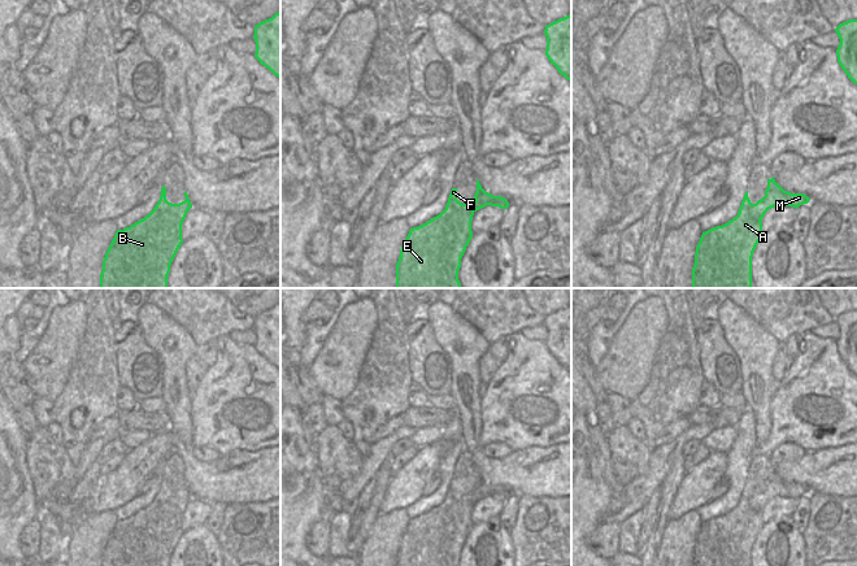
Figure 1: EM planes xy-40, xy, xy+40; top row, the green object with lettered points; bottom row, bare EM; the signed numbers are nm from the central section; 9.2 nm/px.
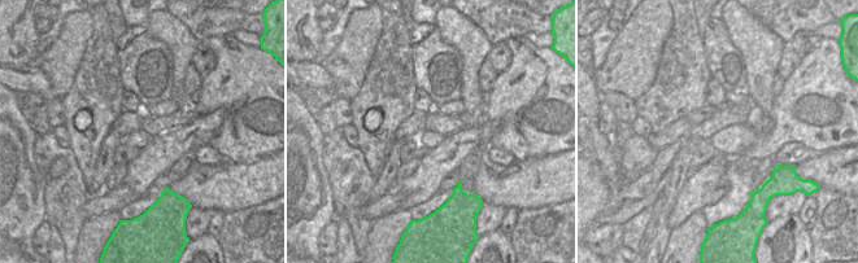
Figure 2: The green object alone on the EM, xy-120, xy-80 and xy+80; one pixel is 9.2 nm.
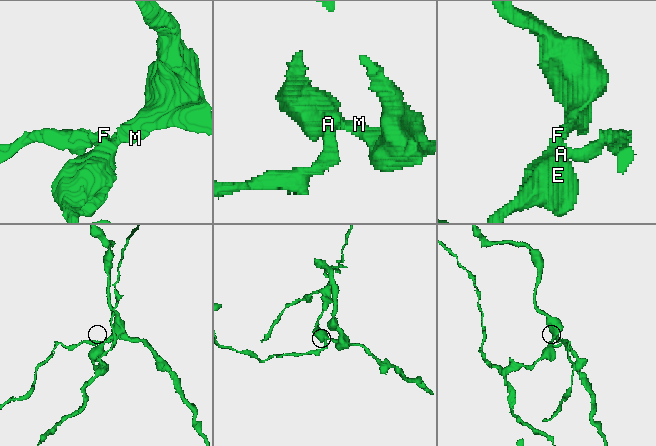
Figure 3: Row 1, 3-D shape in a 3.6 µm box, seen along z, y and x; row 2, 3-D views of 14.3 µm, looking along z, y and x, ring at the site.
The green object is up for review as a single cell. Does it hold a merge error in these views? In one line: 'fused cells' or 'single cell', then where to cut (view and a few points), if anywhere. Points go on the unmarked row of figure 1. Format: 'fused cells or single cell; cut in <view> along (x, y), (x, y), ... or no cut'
fused cells; cut in xy+40 along (752, 495), (751, 505), (760, 512)

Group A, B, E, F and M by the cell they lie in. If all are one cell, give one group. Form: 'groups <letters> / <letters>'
groups A B E F / M

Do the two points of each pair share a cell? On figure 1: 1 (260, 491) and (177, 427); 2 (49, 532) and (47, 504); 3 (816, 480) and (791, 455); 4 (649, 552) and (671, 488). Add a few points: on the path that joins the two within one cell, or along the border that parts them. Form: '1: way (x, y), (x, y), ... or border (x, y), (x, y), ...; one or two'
1: way (234, 479), (209, 479), (186, 453); one
2: border (39, 513), (53, 513), (61, 521), (74, 525); two
3: border (807, 452), (796, 460), (782, 460), (773, 464); two
4: way (655, 536), (665, 504); one

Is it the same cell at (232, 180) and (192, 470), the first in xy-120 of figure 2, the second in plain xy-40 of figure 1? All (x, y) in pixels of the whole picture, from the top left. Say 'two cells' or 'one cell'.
one cell

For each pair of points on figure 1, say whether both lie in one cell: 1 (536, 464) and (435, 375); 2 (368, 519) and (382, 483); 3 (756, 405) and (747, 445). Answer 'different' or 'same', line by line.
1: different
2: same
3: different

